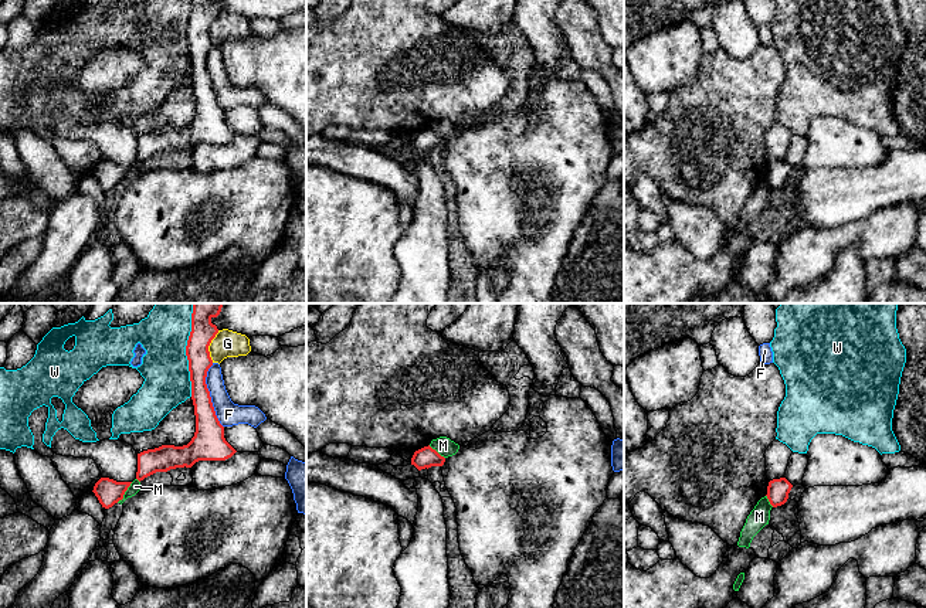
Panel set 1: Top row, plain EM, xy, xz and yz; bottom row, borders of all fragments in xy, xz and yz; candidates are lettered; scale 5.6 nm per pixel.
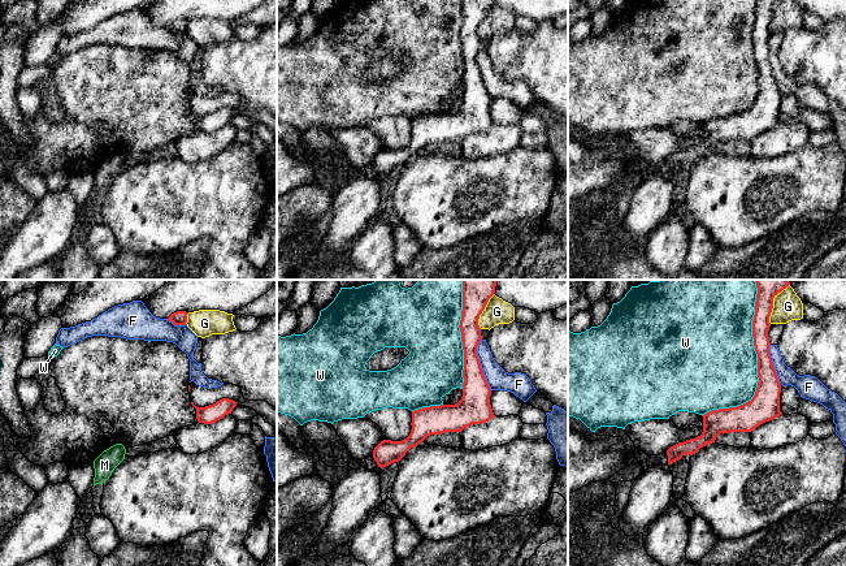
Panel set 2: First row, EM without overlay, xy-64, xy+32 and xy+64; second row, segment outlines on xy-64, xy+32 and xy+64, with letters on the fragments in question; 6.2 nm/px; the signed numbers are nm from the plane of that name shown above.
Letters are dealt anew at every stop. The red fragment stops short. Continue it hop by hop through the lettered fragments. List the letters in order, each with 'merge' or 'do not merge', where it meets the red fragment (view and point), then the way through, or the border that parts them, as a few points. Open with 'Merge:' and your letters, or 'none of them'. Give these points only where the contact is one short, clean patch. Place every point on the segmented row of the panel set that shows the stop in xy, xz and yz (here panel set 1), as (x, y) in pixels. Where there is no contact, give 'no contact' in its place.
Merge: none of them
F: do not merge; meets red in xy at (209, 396)
G: do not merge; meets red in xy at (209, 345)
M: do not merge; meets red in xy at (124, 493); border along xy (132, 482), (116, 502)
W: do not merge; meets red in xy at (186, 350)

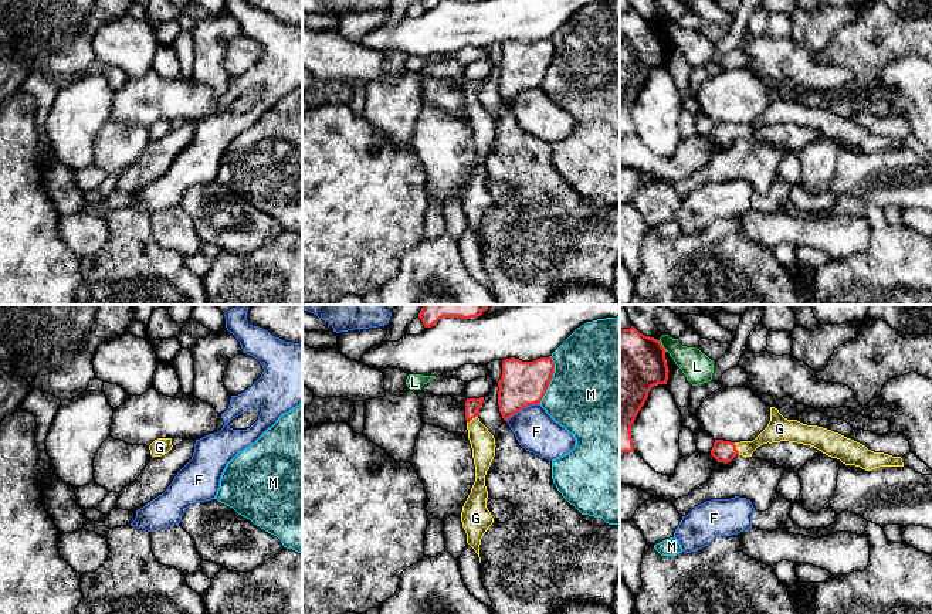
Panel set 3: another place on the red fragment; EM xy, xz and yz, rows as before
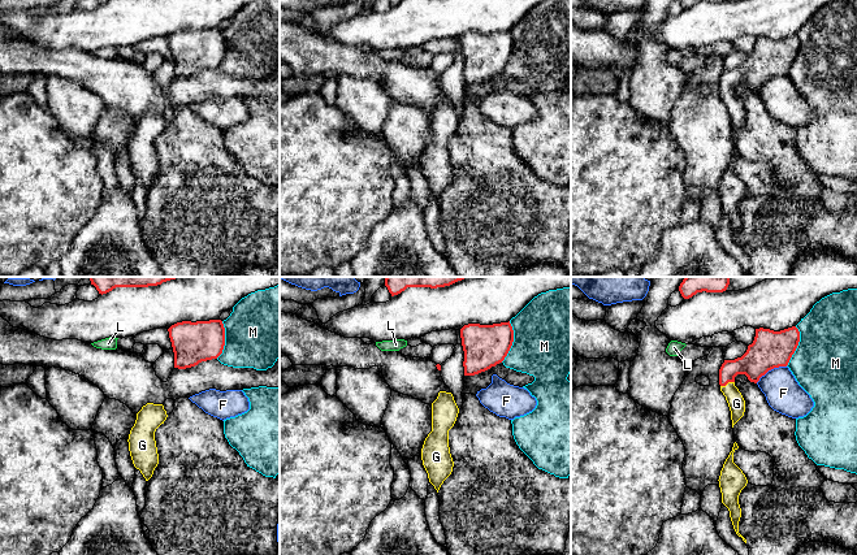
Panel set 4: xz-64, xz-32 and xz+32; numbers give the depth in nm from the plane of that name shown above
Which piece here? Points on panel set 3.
Merge: G
F: do not merge; meets red in xz at (522, 407)
G: merge; meets red in yz at (735, 448); runs through yz (724, 451), (735, 448), (746, 448), (775, 431)
L: do not merge; meets red in yz at (661, 346)
M: do not merge; meets red in xz at (551, 380)

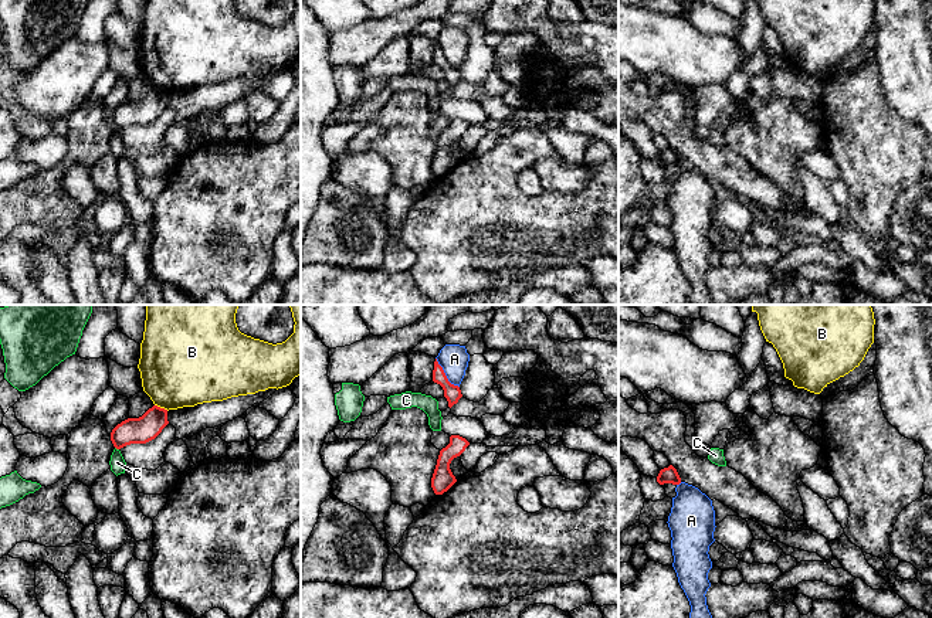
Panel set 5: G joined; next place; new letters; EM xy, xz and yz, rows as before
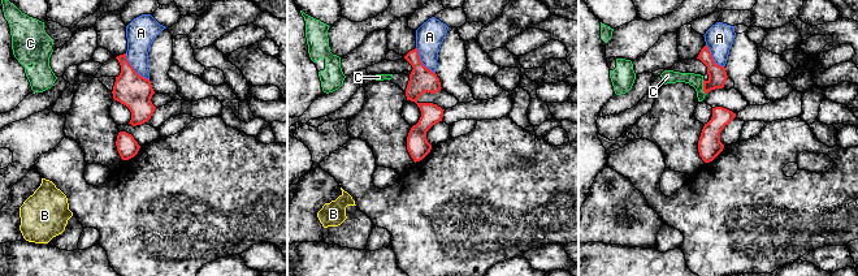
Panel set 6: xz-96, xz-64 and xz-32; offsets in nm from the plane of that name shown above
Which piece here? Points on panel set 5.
Merge: none of them
A: do not merge; meets red in xz at (444, 374)
B: do not merge; meets red in xy at (162, 408); border along xy (155, 404), (168, 410)
C: do not merge; meets red in xy at (117, 448)

